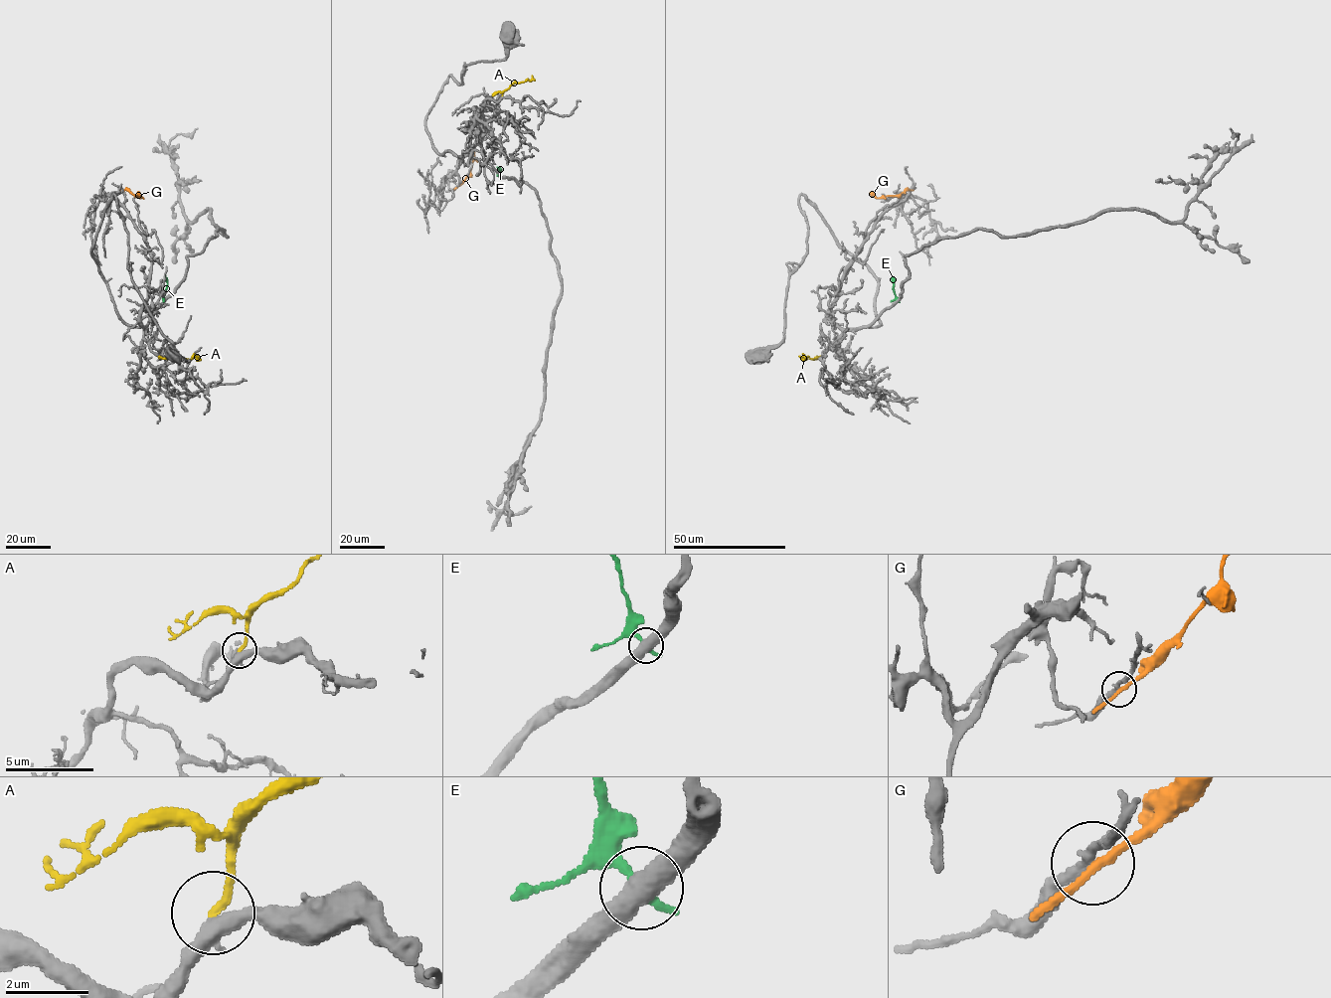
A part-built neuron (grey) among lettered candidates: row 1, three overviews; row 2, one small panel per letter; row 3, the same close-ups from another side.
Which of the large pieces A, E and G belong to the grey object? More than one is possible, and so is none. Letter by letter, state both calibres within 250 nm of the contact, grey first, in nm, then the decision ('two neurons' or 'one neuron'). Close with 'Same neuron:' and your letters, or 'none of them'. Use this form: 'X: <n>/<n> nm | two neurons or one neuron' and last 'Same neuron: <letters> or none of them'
A: 400/220 nm | one neuron
E: 500/280 nm | two neurons
G: 240/200 nm | two neurons
Same neuron: A

